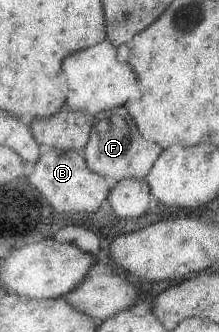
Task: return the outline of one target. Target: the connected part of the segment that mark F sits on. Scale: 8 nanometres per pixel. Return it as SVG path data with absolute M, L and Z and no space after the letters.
M123 106L99 112L93 121L89 139L81 152L89 170L110 183L125 178L143 180L162 149L156 143L147 143L139 135L131 116Z

